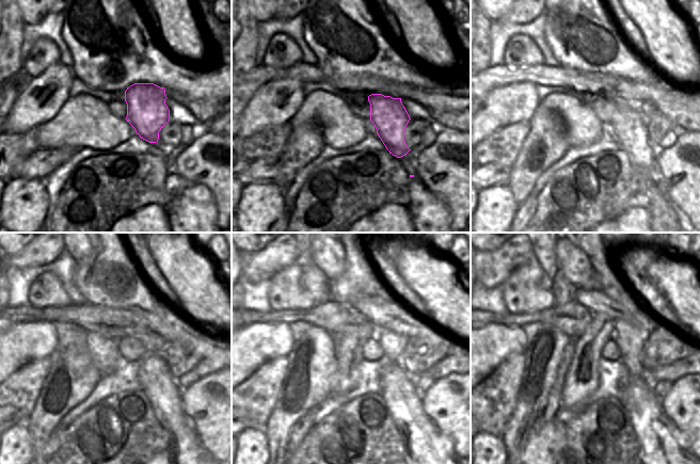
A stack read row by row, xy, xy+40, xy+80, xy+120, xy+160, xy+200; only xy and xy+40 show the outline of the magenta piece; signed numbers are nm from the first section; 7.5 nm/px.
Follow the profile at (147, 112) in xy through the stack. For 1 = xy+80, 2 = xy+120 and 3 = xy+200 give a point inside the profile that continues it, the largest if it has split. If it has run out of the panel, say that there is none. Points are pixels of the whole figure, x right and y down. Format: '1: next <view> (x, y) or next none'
1: next xy+80 (629, 124)
2: next xy+120 (160, 387)
3: next xy+200 (663, 449)

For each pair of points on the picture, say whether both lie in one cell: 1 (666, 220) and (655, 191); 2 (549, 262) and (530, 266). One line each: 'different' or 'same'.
1: same
2: different

